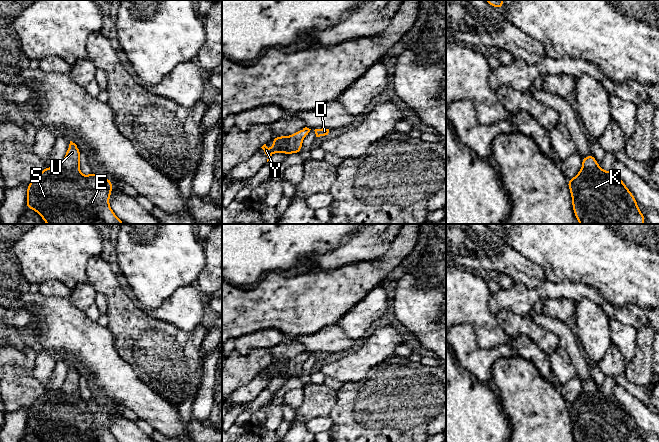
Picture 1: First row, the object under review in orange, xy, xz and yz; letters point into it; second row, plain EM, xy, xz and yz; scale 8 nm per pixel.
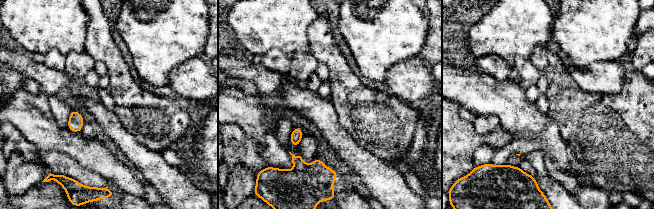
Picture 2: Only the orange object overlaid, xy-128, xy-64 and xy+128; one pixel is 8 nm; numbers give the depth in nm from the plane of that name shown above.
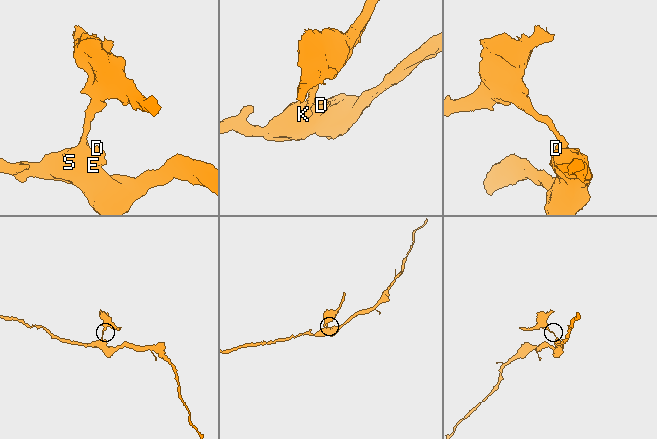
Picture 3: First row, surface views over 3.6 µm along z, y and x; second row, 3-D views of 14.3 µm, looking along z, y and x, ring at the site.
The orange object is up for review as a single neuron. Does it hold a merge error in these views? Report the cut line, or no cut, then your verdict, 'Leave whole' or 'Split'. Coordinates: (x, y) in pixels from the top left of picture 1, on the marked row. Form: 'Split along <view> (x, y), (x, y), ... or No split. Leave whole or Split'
Split along xy (61, 164), (67, 169), (79, 173). Split

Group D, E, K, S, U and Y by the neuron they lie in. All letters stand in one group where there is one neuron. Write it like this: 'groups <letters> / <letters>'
groups D E K S Y / U

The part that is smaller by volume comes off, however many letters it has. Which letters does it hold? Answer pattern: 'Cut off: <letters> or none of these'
Cut off: U

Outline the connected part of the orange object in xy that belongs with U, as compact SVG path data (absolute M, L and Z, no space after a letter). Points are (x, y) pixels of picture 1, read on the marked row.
M70 141L61 165L67 170L80 173L80 153L81 151L79 150L78 146Z

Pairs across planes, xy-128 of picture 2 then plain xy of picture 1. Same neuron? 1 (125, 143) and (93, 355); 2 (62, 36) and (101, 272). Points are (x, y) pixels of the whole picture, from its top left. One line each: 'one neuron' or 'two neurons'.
1: one neuron
2: two neurons

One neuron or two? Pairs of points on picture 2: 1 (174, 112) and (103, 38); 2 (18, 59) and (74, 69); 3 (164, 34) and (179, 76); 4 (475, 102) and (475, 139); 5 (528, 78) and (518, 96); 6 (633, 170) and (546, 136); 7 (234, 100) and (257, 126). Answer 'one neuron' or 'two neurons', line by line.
1: one neuron
2: two neurons
3: two neurons
4: two neurons
5: two neurons
6: two neurons
7: one neuron

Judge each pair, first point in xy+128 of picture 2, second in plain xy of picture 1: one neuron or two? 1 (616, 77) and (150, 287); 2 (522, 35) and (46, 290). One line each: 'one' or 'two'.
1: two
2: two

